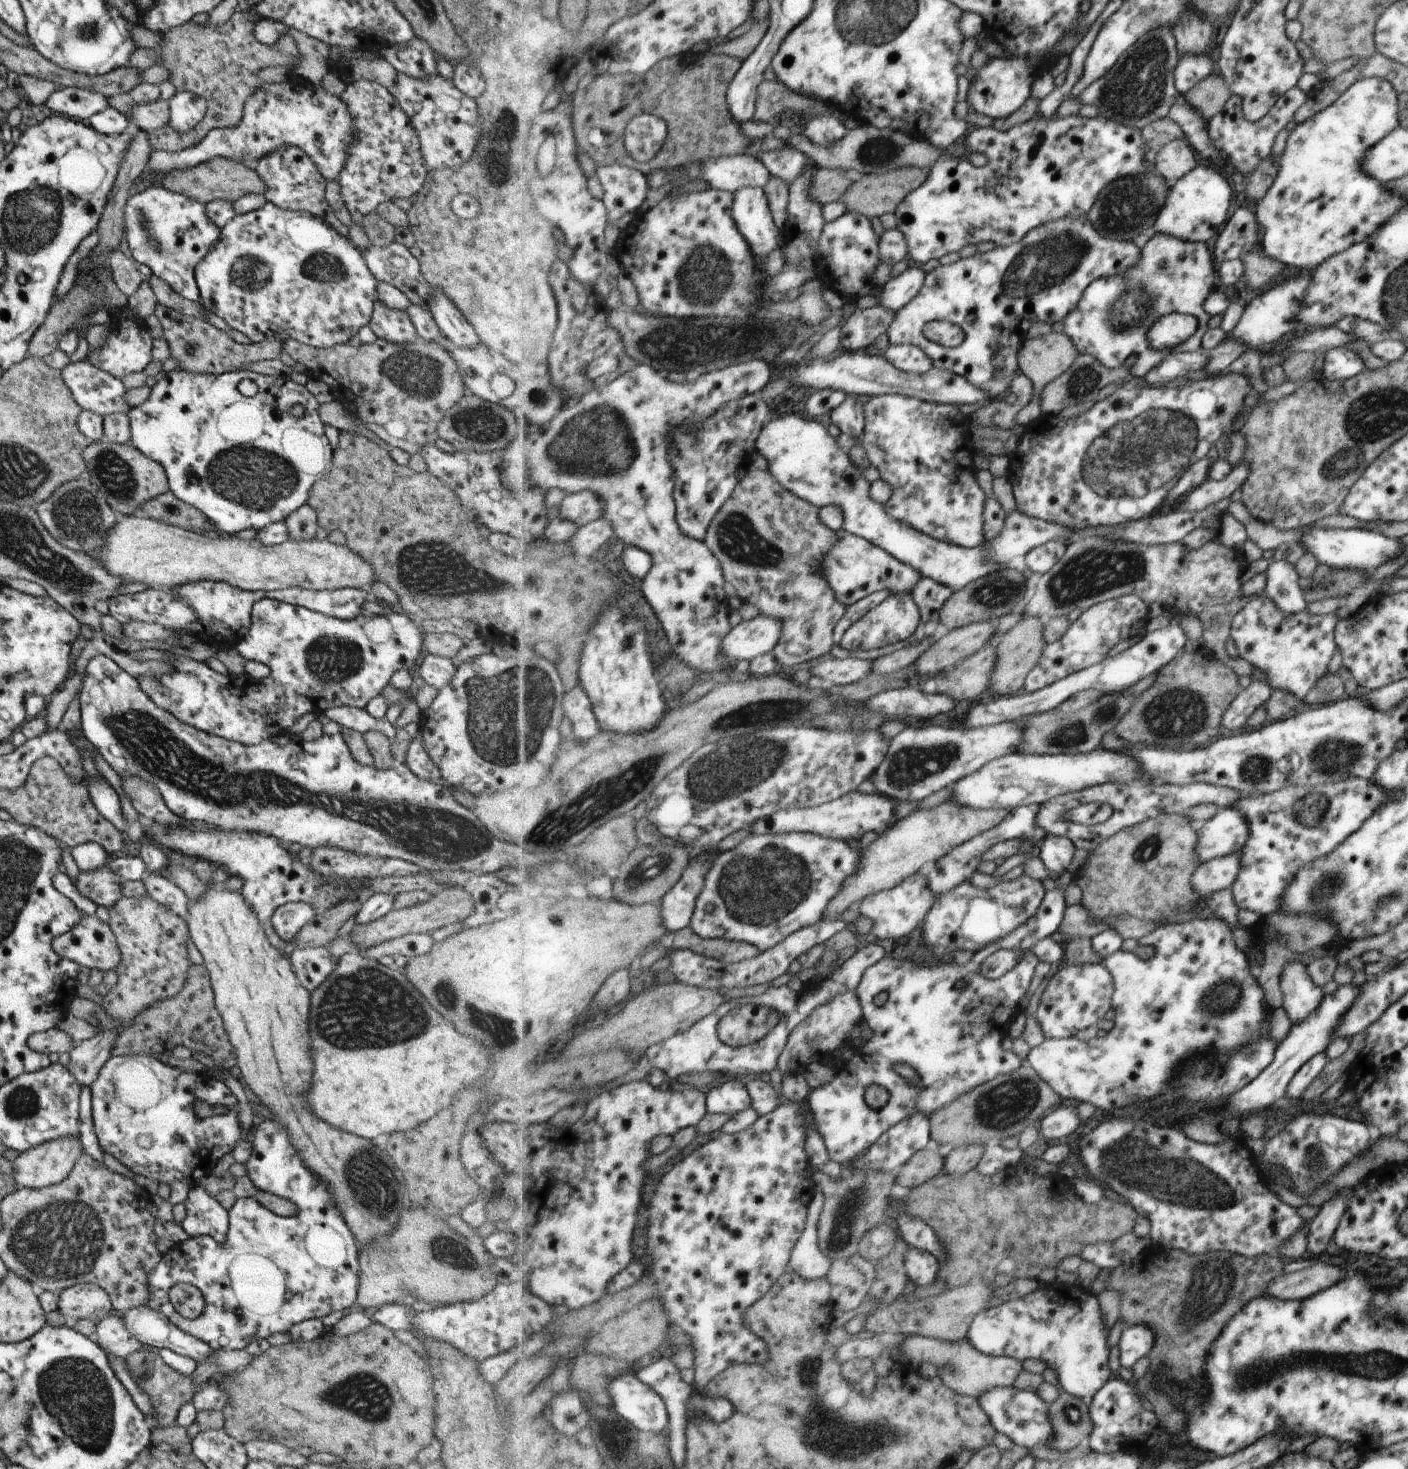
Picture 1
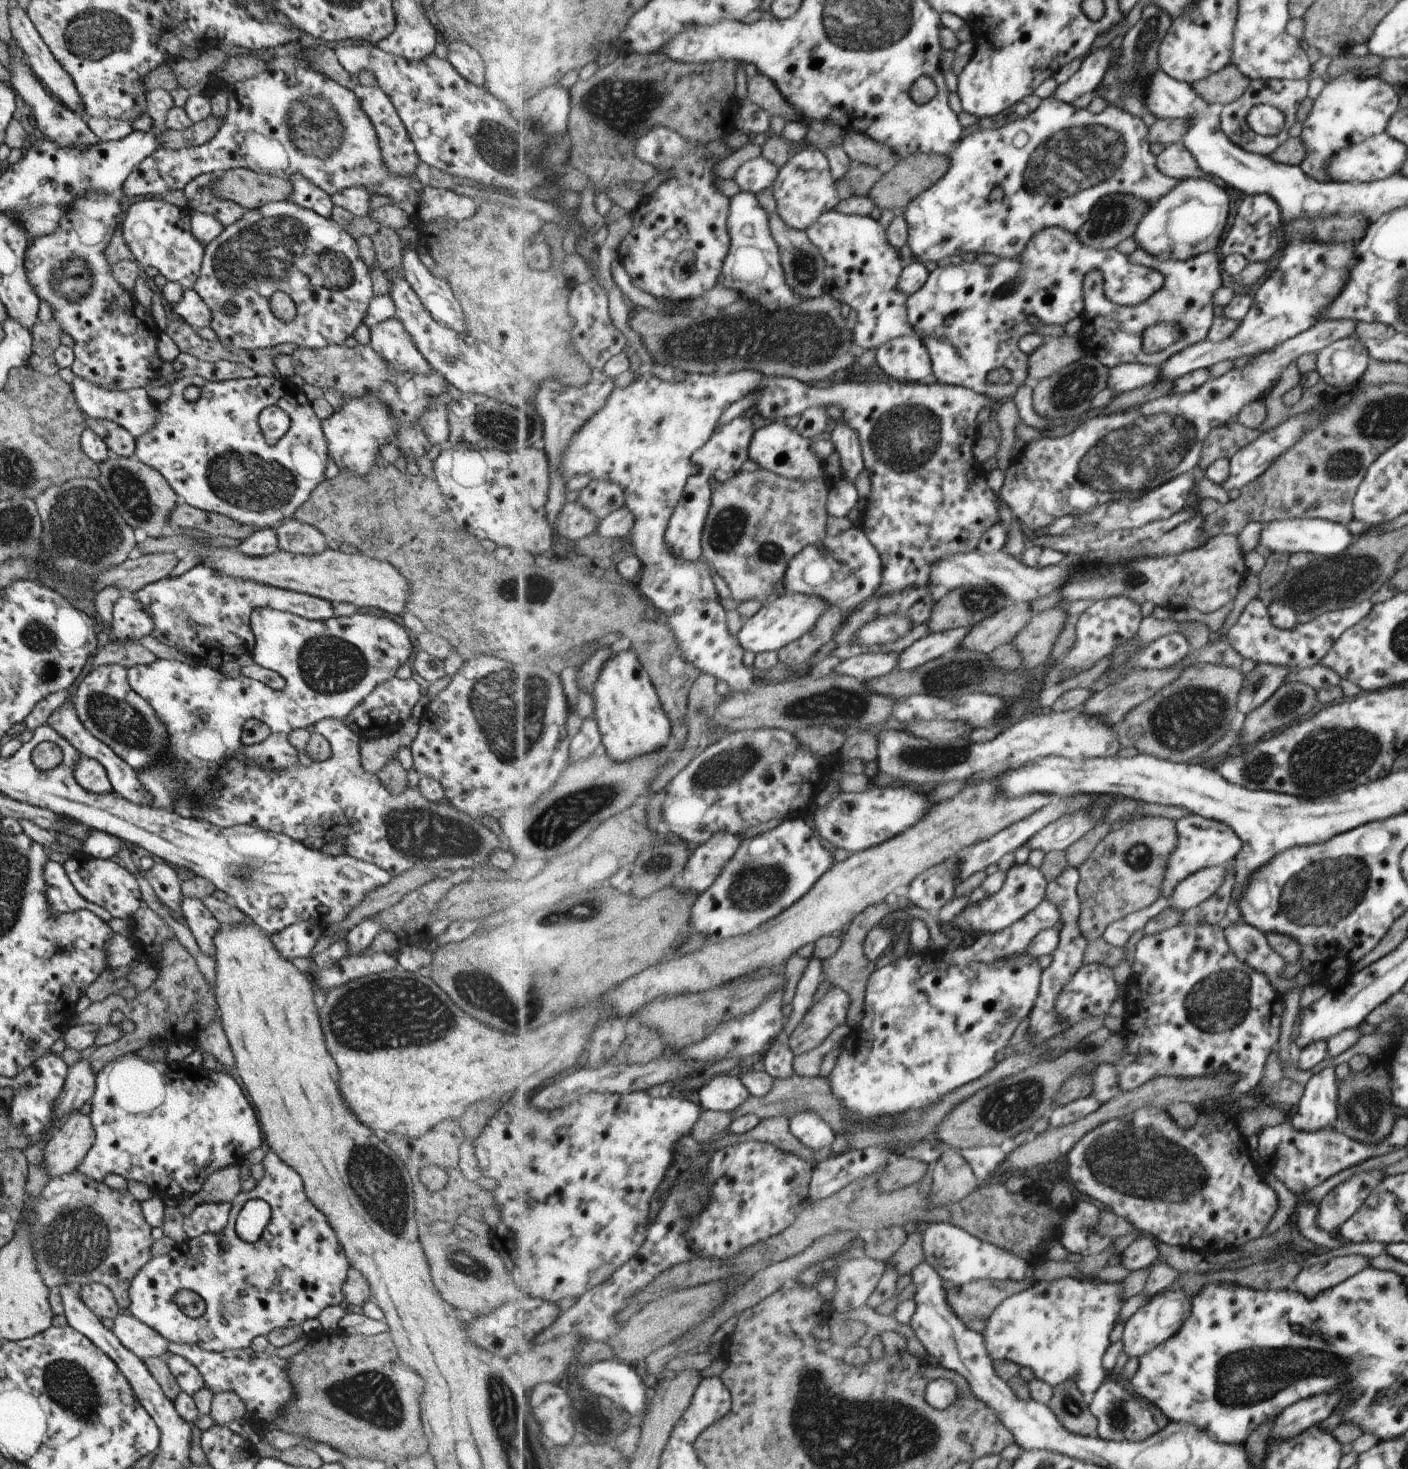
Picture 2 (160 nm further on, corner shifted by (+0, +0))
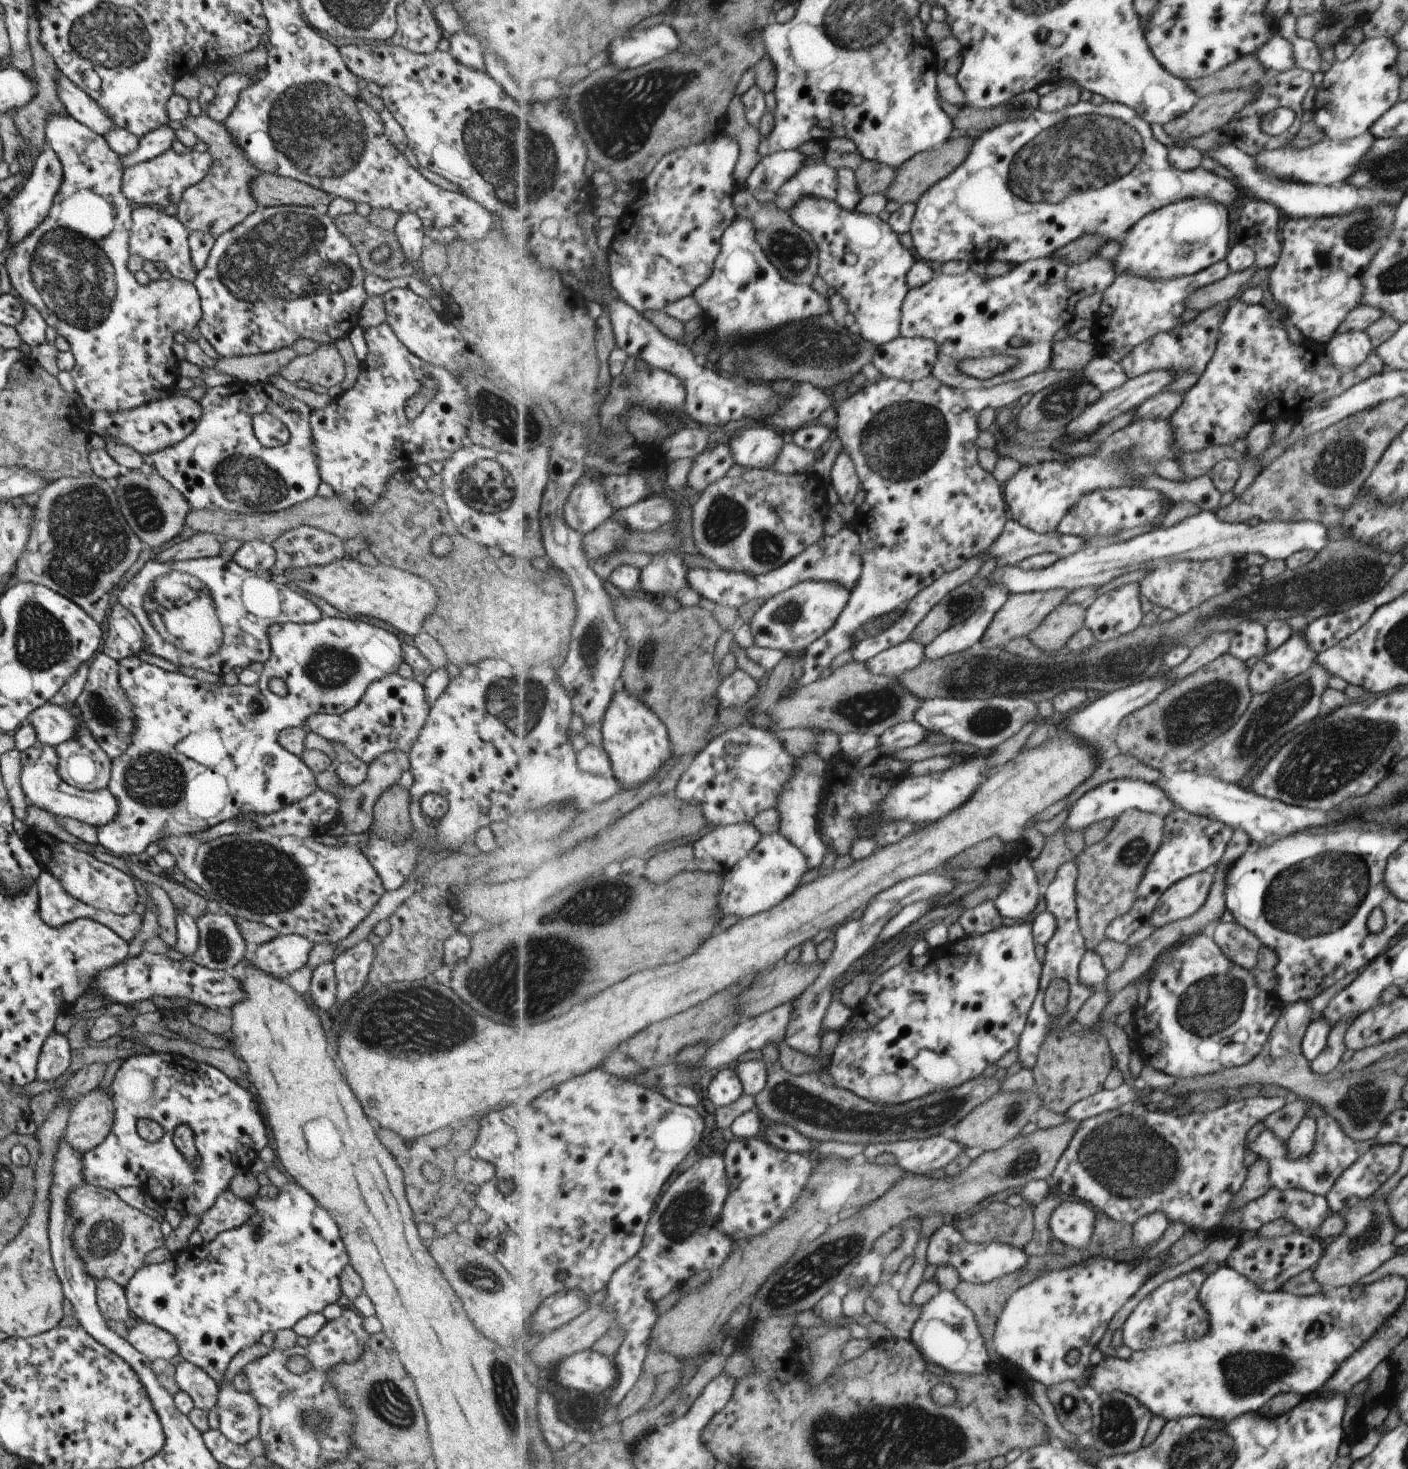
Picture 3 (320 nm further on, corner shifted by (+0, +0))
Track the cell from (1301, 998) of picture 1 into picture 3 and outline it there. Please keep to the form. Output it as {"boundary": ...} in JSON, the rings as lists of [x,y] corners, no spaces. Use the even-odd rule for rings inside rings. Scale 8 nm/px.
{"boundary":[[[1218,921],[1210,929],[1211,937],[1220,947],[1220,951],[1234,965],[1240,965],[1245,970],[1253,970],[1256,963],[1259,940],[1248,930],[1237,923],[1222,923]]]}

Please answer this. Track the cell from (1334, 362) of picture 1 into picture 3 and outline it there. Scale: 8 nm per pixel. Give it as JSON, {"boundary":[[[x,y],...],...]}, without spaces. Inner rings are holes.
{"boundary":[[[1356,330],[1337,333],[1323,346],[1333,366],[1345,371],[1358,365],[1372,348],[1367,333]]]}

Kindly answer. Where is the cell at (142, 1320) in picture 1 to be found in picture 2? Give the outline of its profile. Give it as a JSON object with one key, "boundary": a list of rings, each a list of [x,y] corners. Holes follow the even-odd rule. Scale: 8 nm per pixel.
{"boundary":[[[169,1343],[168,1351],[182,1356],[201,1373],[207,1388],[213,1392],[232,1390],[242,1401],[247,1412],[271,1426],[276,1415],[292,1400],[294,1388],[286,1377],[286,1360],[271,1354],[268,1350],[255,1352],[249,1347],[232,1351],[206,1351],[195,1345]]]}

